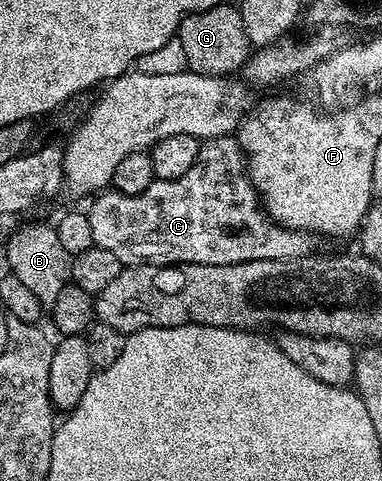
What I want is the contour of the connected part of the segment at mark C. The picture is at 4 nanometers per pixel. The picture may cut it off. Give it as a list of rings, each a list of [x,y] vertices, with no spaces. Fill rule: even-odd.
[[[225,134],[219,138],[205,139],[199,145],[198,159],[184,176],[176,180],[155,178],[144,192],[122,194],[110,188],[99,193],[88,207],[94,245],[114,253],[126,266],[157,264],[168,266],[191,262],[192,264],[244,264],[252,260],[284,260],[304,258],[311,253],[311,235],[304,230],[290,230],[271,220],[260,205],[258,193],[250,182],[237,137]]]

